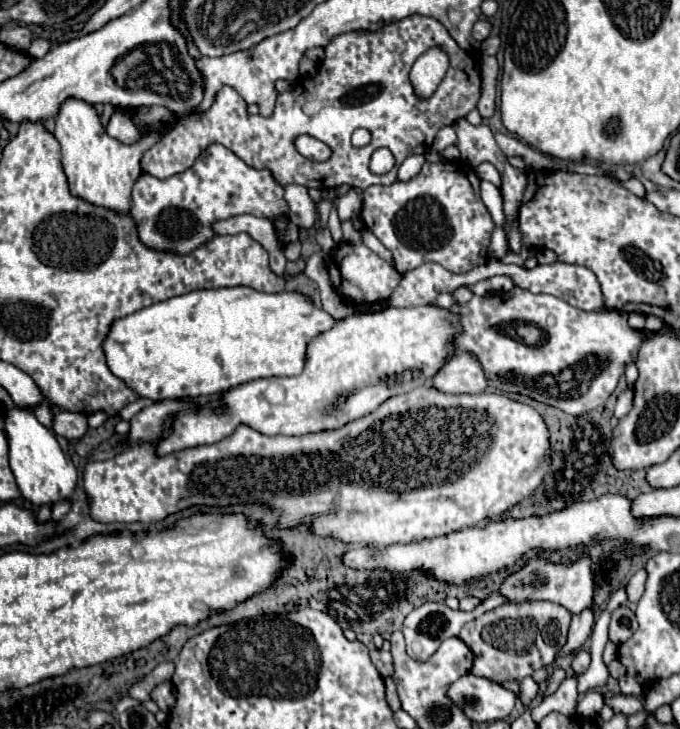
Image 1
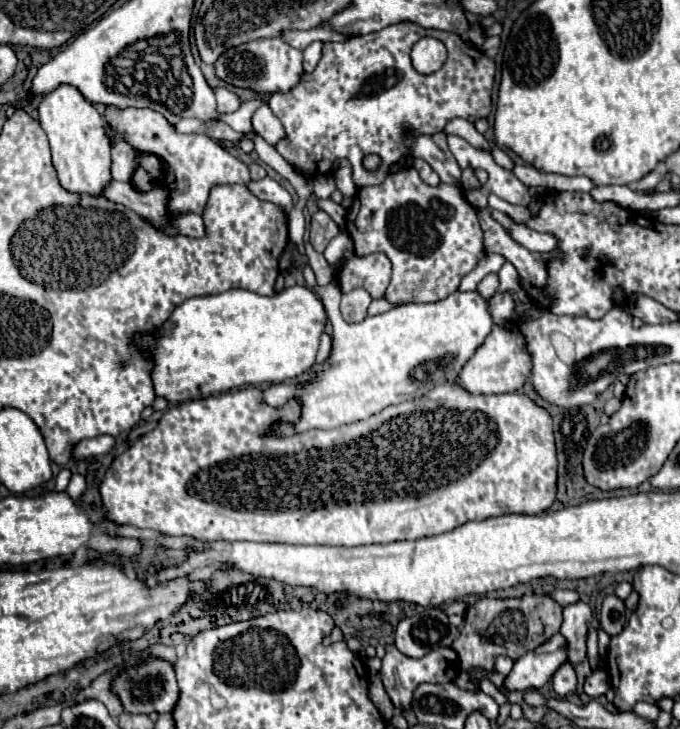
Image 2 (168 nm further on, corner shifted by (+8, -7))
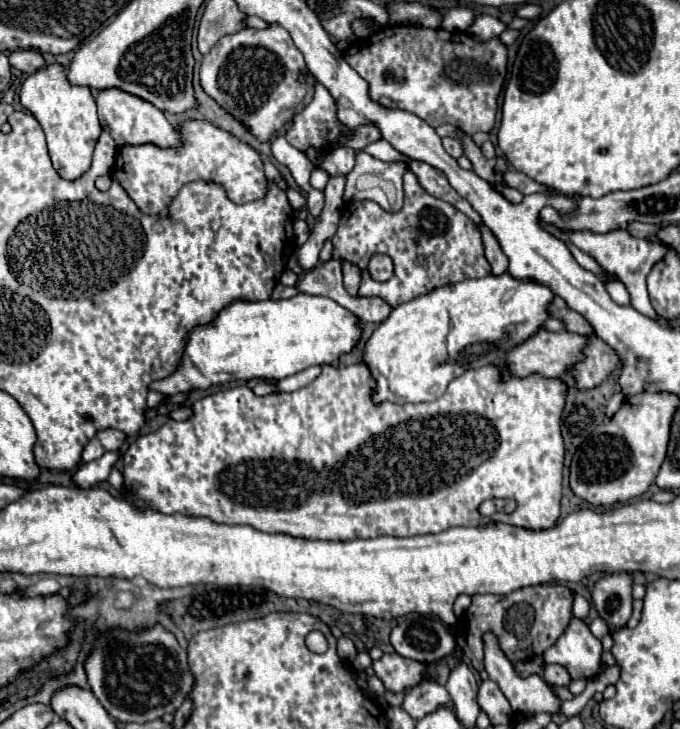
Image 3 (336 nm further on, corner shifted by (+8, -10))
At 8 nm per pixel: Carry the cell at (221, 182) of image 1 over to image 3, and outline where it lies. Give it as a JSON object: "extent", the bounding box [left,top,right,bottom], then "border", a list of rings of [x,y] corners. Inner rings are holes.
{"extent":[97,91,185,149],"border":[[[99,91],[97,95],[97,109],[99,109],[99,121],[101,127],[111,133],[115,143],[119,147],[123,145],[157,145],[161,149],[179,149],[185,139],[177,127],[173,127],[167,117],[157,111],[151,103],[145,103],[143,99],[137,99],[133,95],[125,95],[123,91]]]}

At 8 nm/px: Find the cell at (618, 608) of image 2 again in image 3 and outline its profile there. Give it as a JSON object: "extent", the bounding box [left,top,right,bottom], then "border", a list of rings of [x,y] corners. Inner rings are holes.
{"extent":[591,573,631,627],"border":[[[609,573],[595,583],[591,599],[603,621],[611,627],[625,627],[631,615],[631,577],[627,573]]]}

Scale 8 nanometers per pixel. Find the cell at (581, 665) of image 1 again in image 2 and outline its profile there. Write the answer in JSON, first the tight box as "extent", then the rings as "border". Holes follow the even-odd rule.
{"extent":[551,662,577,698],"border":[[[569,662],[561,664],[561,668],[553,674],[551,680],[553,680],[553,690],[555,690],[561,698],[565,698],[567,694],[575,692],[577,678],[575,678],[575,670],[573,670],[573,666],[571,666]]]}

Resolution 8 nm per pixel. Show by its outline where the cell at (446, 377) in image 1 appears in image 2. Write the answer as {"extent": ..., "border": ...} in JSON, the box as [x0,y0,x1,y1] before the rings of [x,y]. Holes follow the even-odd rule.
{"extent":[459,326,531,394],"border":[[[495,326],[493,334],[485,340],[485,344],[473,354],[473,358],[465,364],[459,374],[459,382],[465,390],[473,394],[503,394],[515,392],[523,388],[523,384],[531,376],[531,356],[525,348],[525,336],[517,328]]]}

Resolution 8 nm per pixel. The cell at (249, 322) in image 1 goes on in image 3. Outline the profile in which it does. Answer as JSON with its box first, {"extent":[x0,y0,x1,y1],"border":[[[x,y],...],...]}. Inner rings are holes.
{"extent":[155,293,359,395],"border":[[[297,293],[291,299],[237,299],[223,307],[207,325],[195,325],[187,337],[177,369],[155,383],[163,395],[229,387],[249,379],[285,379],[311,365],[333,363],[359,339],[357,317],[329,297]]]}

